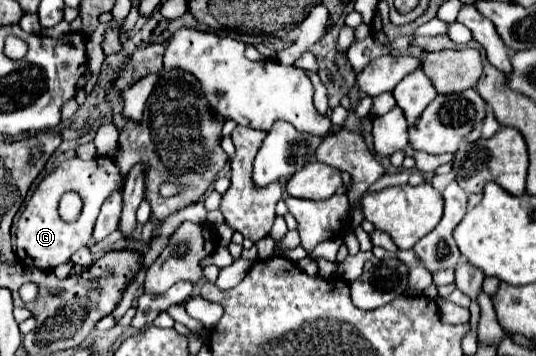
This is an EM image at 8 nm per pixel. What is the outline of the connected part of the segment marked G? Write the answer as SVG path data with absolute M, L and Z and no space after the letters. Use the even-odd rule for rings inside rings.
M98 157L90 161L82 159L68 159L58 169L54 169L48 177L40 181L36 191L32 193L28 205L24 207L18 229L16 229L16 257L22 265L38 267L40 271L52 271L54 267L68 263L70 257L80 249L86 247L92 237L92 227L100 213L102 203L110 197L112 191L122 189L122 173L120 167L110 157ZM76 191L84 203L82 215L76 223L64 223L58 217L58 201L64 193Z

